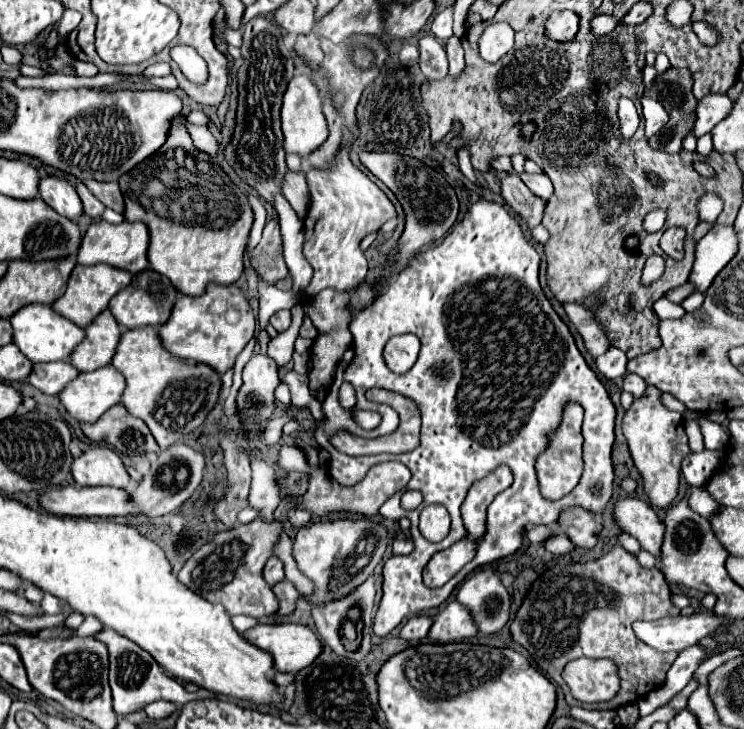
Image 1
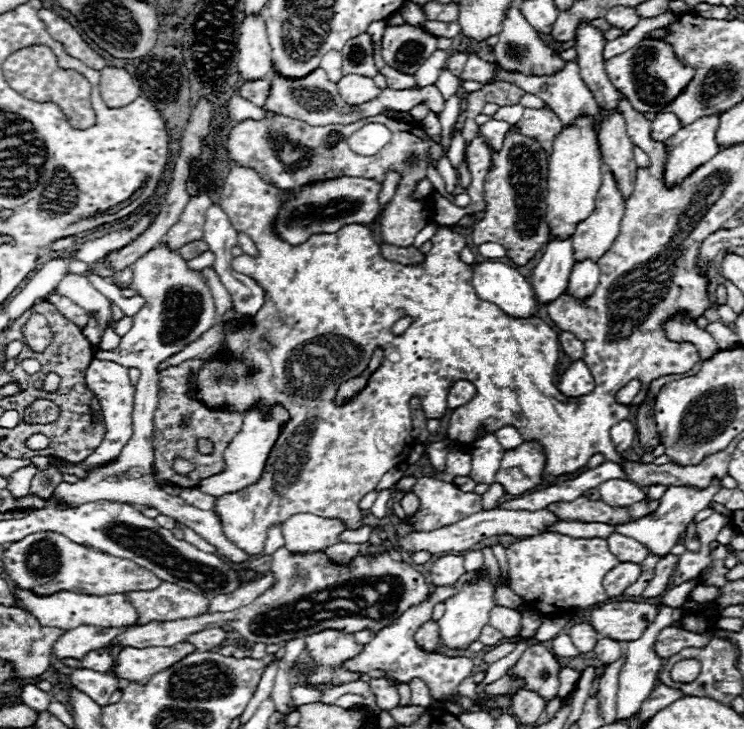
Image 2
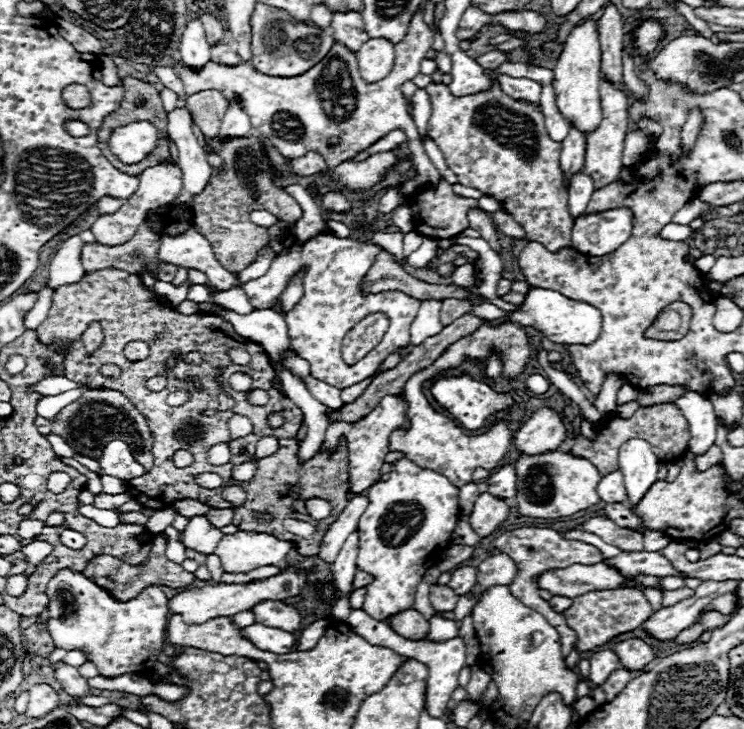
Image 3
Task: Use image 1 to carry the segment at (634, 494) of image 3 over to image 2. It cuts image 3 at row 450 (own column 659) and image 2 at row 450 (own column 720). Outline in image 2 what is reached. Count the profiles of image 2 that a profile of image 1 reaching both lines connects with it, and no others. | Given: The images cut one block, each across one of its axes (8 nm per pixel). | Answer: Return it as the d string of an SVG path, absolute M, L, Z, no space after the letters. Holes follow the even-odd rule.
M622 420L622 422L614 424L614 428L610 428L610 438L614 442L616 452L624 452L624 450L632 448L636 436L638 436L636 426L630 420Z

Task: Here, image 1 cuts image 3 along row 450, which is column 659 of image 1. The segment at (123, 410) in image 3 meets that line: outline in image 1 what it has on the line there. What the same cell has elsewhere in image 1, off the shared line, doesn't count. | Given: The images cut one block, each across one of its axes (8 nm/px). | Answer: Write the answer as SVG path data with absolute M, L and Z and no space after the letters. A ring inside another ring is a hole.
M674 68L666 70L664 74L660 74L660 76L656 78L656 82L654 82L652 90L648 92L648 96L652 96L654 100L658 100L658 102L666 108L666 112L668 112L668 116L670 116L668 124L666 124L656 136L652 136L652 138L648 140L650 146L652 146L654 150L668 152L668 154L680 152L680 150L682 150L682 138L686 138L686 134L690 132L692 124L696 122L696 118L692 118L692 116L696 116L694 110L696 110L698 100L696 100L694 94L692 94L692 78L690 78L690 72L688 72L688 70L674 70Z

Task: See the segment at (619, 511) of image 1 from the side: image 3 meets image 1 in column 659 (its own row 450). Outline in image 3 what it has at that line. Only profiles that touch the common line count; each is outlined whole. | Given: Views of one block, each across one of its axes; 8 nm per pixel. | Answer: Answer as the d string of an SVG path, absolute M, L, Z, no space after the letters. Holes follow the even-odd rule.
M542 408L526 420L526 424L514 434L514 446L518 452L538 456L542 452L554 452L566 438L566 428L554 410Z

